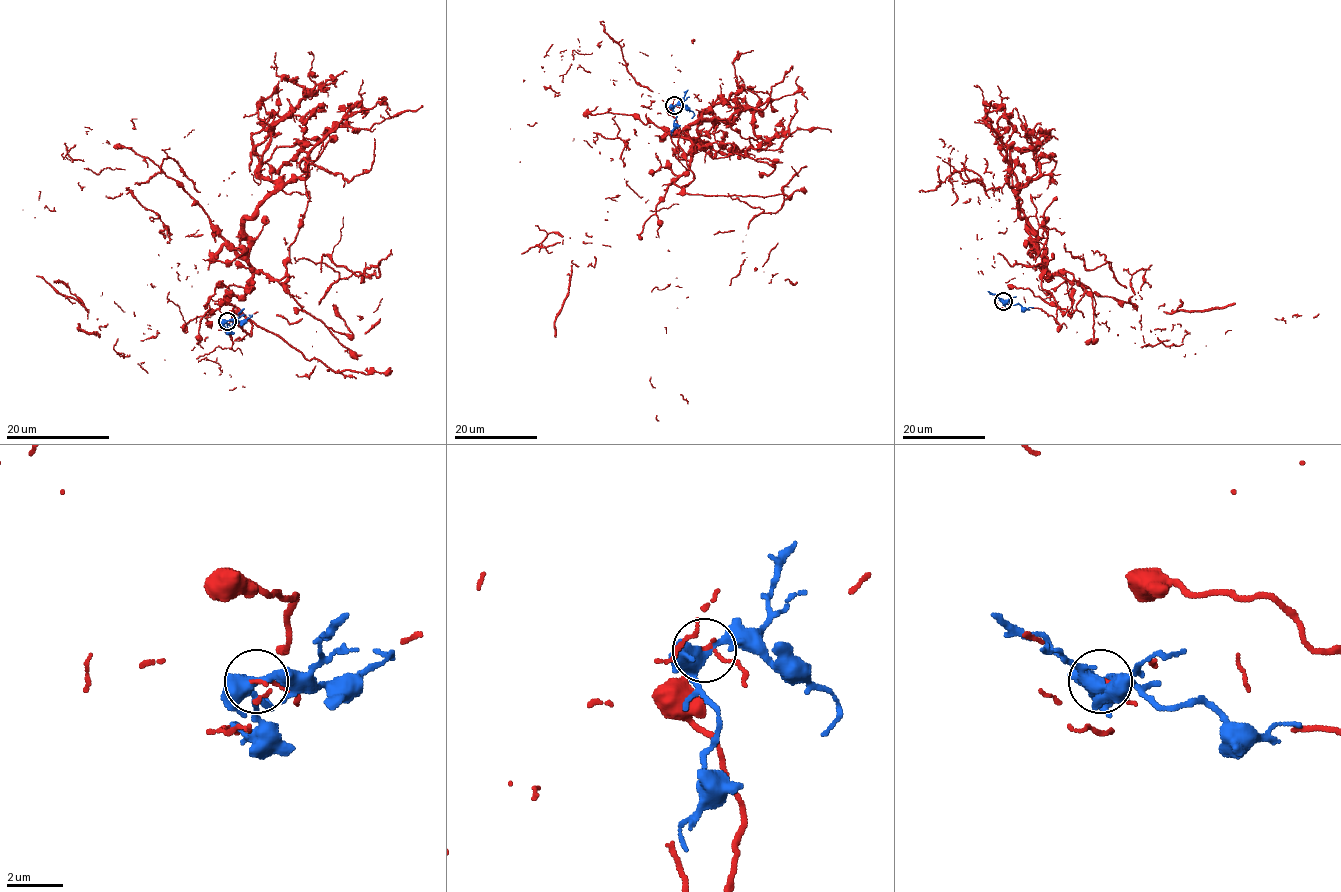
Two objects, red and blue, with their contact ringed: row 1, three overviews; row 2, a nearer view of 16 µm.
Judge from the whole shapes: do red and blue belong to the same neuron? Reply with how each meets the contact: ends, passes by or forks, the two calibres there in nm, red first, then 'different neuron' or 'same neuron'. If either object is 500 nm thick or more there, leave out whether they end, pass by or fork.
red ends; blue forks; calibres 140 and 360 nm; different neuron

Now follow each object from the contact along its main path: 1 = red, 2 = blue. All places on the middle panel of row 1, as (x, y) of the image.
1: (674, 105), (682, 188), (694, 144), (645, 114), (659, 93), (613, 41), (573, 51), (510, 129), (519, 162)
2: (674, 105), (676, 119), (671, 135)

